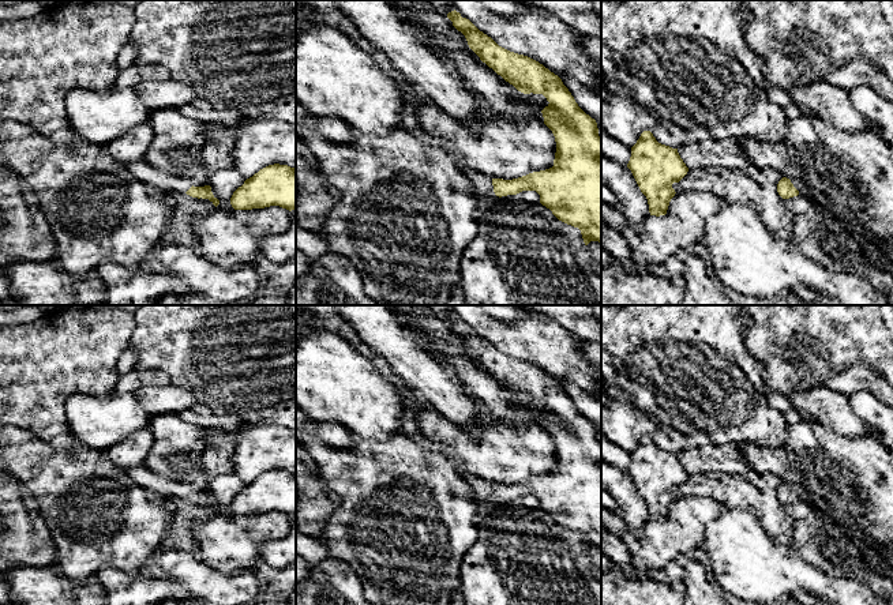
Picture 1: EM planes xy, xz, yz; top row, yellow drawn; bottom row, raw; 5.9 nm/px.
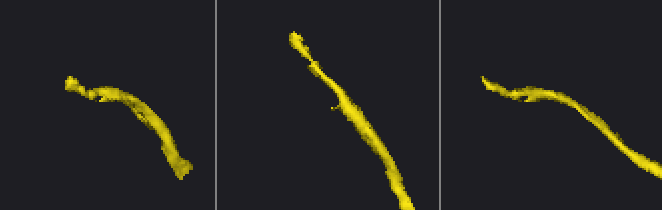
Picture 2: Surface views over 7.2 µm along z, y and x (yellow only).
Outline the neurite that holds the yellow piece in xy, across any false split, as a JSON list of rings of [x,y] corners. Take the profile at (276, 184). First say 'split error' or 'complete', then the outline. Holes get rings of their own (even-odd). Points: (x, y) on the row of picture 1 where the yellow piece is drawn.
complete | [[[269,165],[247,179],[239,187],[230,204],[234,210],[279,206],[289,211],[296,208],[296,169],[288,165]]]

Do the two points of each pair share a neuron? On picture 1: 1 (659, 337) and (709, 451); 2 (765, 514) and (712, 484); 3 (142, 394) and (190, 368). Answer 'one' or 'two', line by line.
1: one
2: one
3: two

